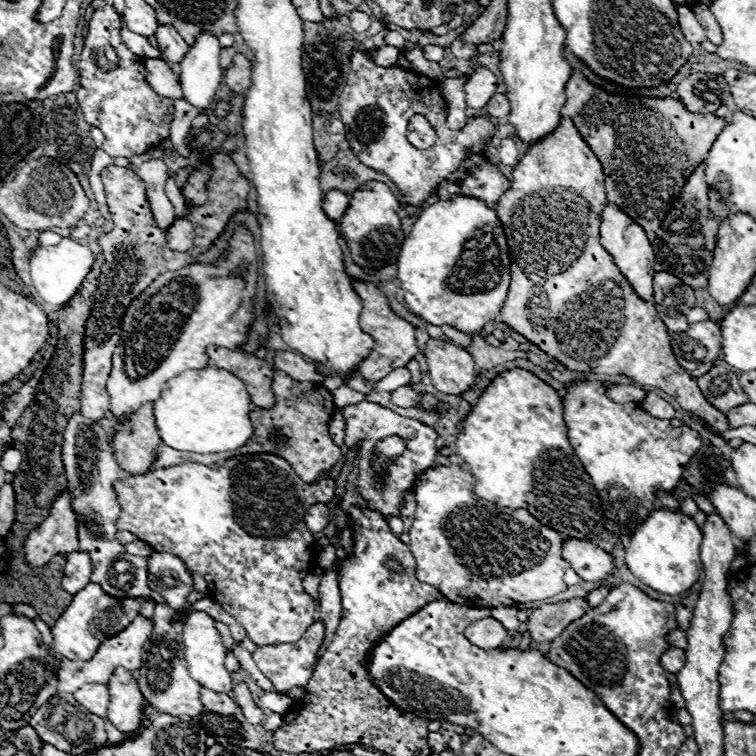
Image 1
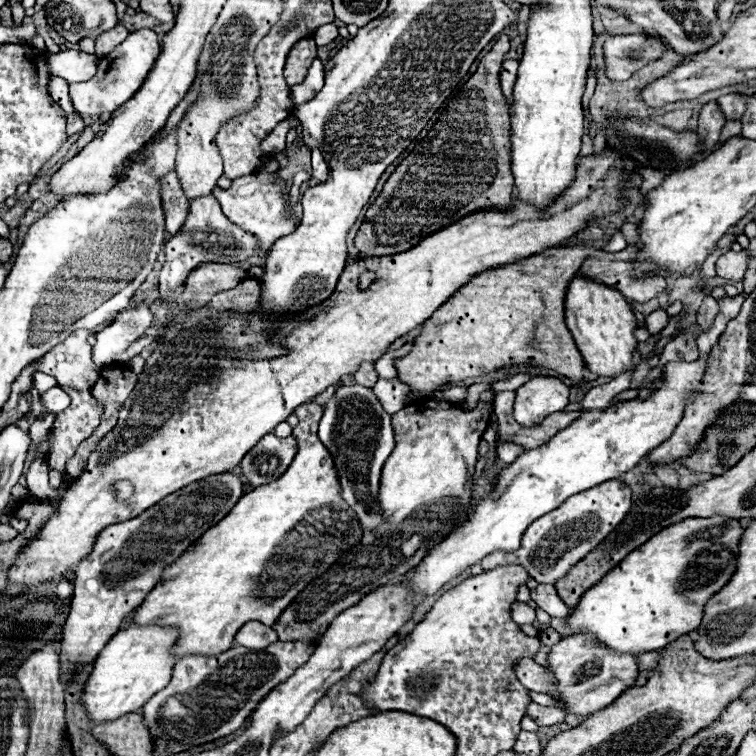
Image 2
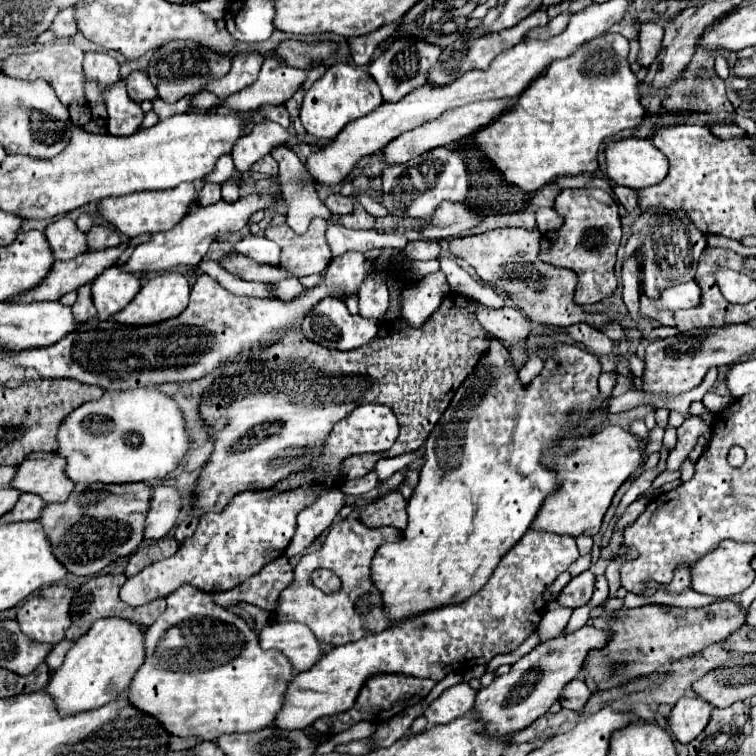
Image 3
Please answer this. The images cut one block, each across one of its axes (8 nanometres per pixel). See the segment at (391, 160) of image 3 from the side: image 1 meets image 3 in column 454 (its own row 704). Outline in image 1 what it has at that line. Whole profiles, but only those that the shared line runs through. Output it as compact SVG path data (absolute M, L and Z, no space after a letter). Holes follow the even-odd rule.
M116 668L106 686L110 692L106 720L110 720L120 732L132 734L140 728L144 706L144 696L138 688L136 678L126 668Z

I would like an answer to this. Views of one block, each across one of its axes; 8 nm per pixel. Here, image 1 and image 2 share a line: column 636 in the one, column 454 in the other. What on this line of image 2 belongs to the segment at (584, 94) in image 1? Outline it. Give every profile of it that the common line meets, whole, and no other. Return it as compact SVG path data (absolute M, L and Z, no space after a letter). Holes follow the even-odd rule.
M500 36L494 48L480 60L478 70L472 78L462 86L462 90L452 98L452 102L440 114L436 126L416 144L416 148L400 162L394 174L394 204L392 208L382 210L382 214L374 216L376 224L364 222L354 238L354 246L366 256L392 256L398 252L406 252L420 244L426 236L442 230L448 224L456 224L456 220L480 212L480 210L506 210L512 206L512 174L510 174L510 114L508 104L500 92L498 72L502 64L502 56L506 56L510 48L508 36Z

